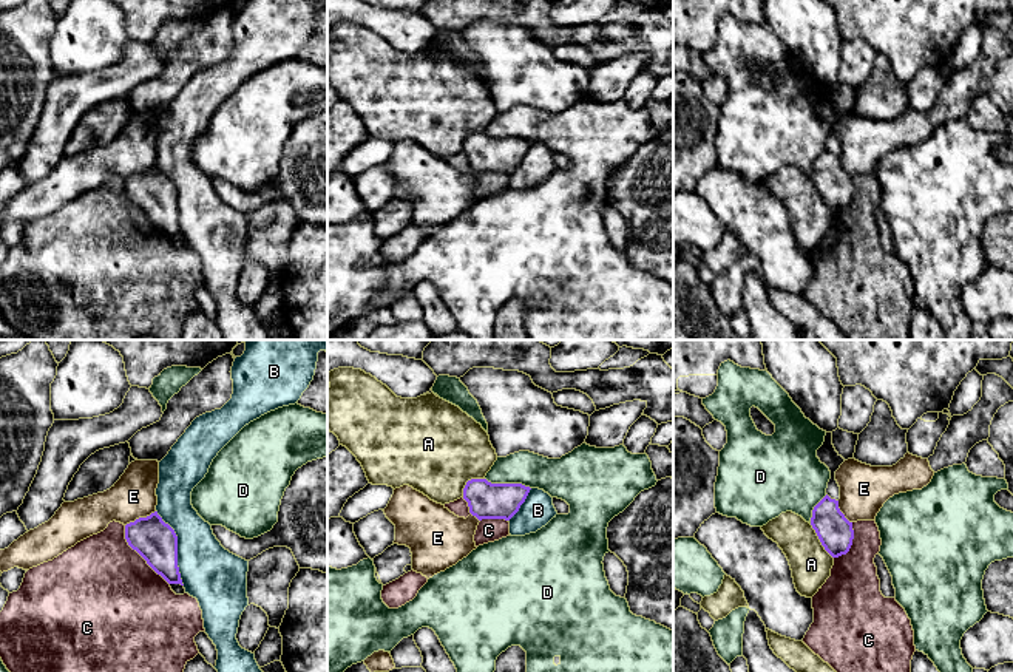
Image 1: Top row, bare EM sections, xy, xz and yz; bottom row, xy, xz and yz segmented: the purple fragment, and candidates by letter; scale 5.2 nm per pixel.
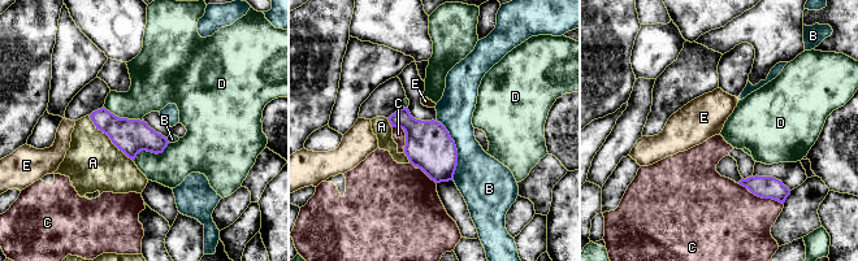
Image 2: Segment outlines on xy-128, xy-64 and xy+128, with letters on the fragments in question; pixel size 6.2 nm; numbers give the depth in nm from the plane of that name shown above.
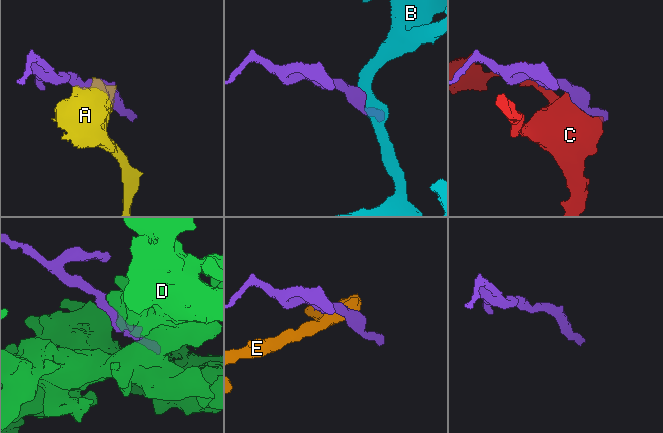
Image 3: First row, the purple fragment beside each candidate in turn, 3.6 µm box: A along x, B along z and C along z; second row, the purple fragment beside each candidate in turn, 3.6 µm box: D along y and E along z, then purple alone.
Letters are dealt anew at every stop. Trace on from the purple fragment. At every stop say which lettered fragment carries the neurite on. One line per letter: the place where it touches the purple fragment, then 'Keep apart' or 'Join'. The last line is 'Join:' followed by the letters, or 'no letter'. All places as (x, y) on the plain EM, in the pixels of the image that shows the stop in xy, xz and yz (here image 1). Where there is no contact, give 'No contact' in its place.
A: Touches purple at yz (820, 195). Keep apart
B: Touches purple at xy (176, 201). Keep apart
C: Touches purple at xy (139, 207). Keep apart
D: Touches purple at xz (508, 138). Keep apart
E: Touches purple at xy (139, 172). Keep apart
Join: no letter

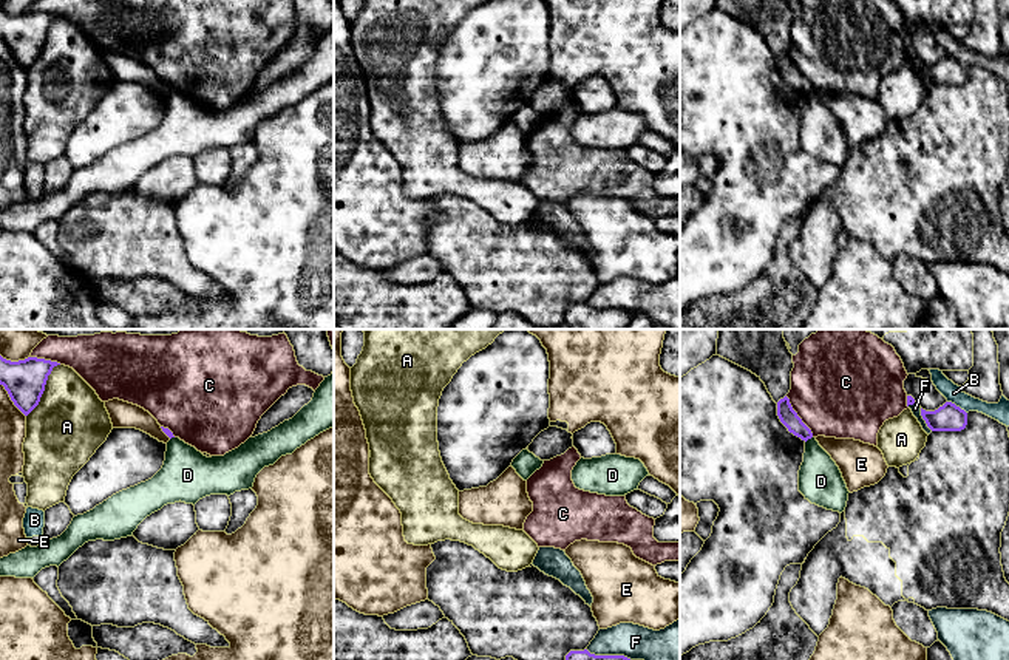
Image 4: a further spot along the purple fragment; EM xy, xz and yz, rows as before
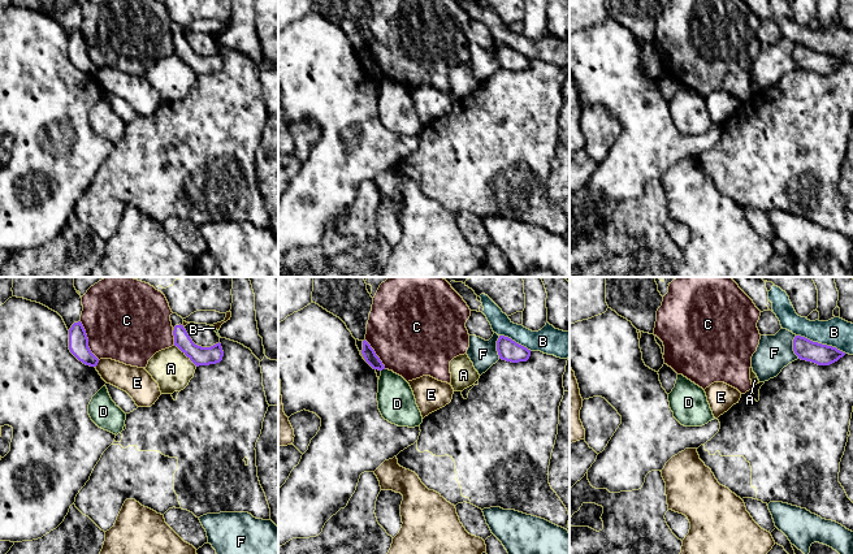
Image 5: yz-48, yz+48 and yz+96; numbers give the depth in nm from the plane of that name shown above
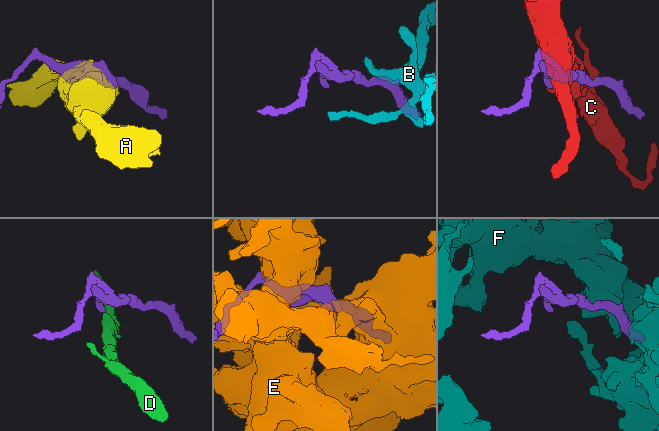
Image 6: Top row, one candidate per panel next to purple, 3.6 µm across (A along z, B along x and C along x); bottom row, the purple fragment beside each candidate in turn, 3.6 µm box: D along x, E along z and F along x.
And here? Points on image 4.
A: Touches purple at xy (44, 44). Keep apart
B: Touches purple at yz (955, 59). Keep apart
C: Touches purple at yz (798, 70). Keep apart
D: Touches purple at yz (808, 91). Keep apart
E: Touches purple at xy (14, 16). Keep apart
F: Touches purple at yz (923, 71). Keep apart
Join: no letter

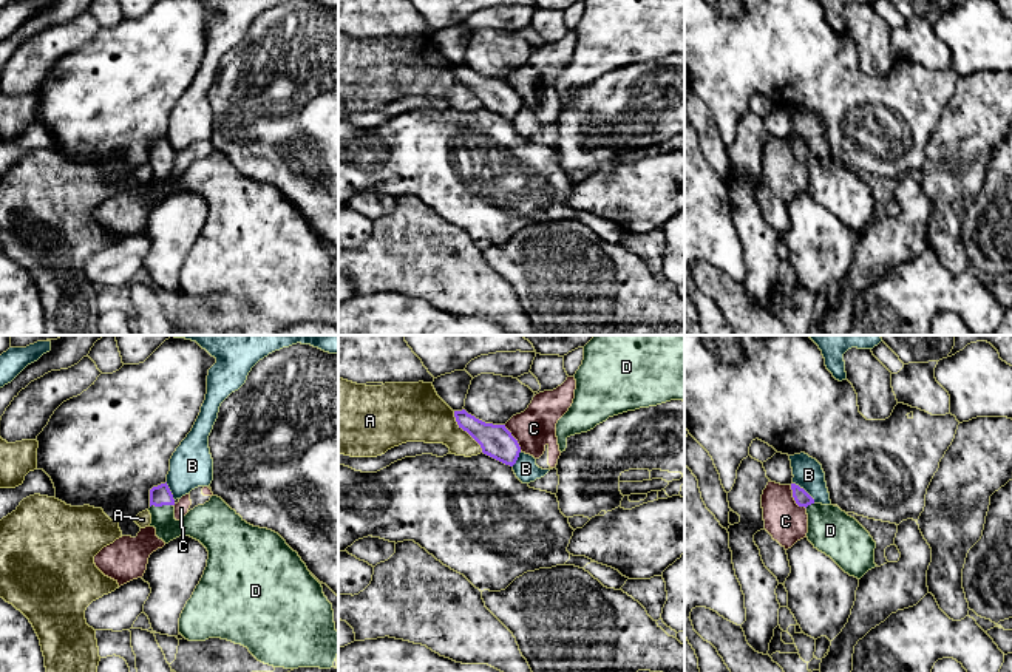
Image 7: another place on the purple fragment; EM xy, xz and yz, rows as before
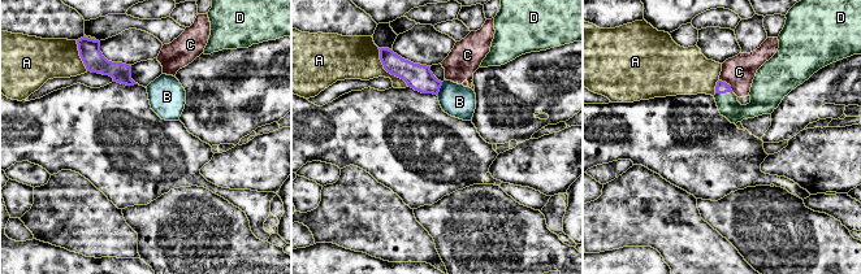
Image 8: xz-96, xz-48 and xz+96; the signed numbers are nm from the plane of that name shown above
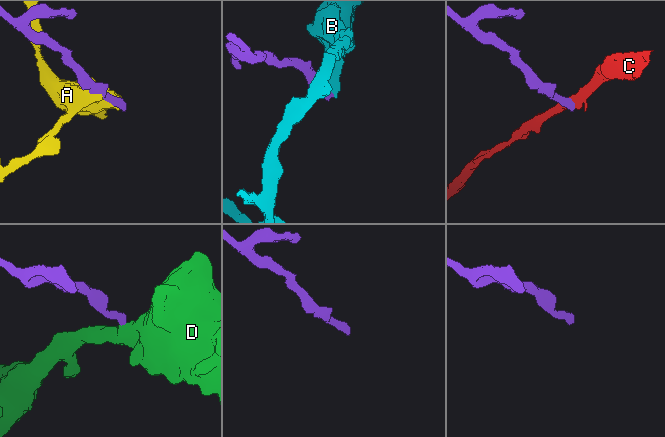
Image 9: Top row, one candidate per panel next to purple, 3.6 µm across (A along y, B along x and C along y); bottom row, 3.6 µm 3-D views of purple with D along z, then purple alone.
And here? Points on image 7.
A: Touches purple at xz (465, 84). Keep apart
B: Touches purple at yz (805, 145). Keep apart
C: Touches purple at yz (794, 153). Keep apart
D: Touches purple at xy (161, 159). Join
Join: D

